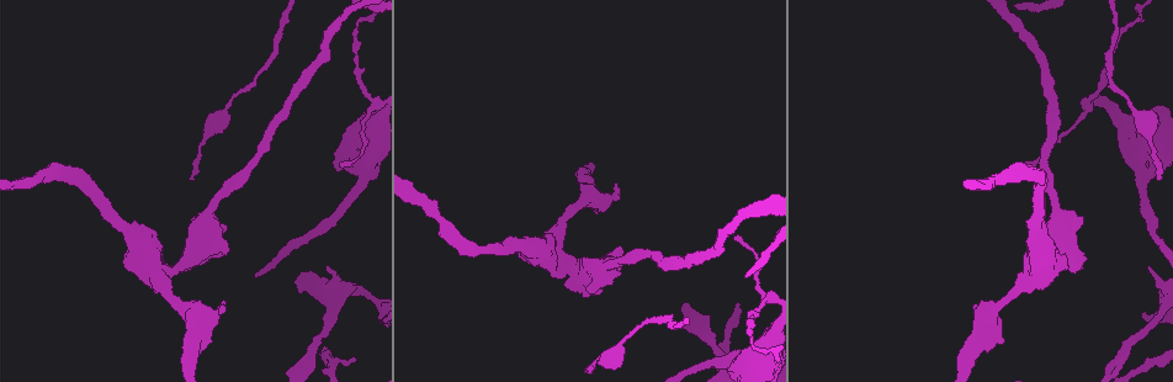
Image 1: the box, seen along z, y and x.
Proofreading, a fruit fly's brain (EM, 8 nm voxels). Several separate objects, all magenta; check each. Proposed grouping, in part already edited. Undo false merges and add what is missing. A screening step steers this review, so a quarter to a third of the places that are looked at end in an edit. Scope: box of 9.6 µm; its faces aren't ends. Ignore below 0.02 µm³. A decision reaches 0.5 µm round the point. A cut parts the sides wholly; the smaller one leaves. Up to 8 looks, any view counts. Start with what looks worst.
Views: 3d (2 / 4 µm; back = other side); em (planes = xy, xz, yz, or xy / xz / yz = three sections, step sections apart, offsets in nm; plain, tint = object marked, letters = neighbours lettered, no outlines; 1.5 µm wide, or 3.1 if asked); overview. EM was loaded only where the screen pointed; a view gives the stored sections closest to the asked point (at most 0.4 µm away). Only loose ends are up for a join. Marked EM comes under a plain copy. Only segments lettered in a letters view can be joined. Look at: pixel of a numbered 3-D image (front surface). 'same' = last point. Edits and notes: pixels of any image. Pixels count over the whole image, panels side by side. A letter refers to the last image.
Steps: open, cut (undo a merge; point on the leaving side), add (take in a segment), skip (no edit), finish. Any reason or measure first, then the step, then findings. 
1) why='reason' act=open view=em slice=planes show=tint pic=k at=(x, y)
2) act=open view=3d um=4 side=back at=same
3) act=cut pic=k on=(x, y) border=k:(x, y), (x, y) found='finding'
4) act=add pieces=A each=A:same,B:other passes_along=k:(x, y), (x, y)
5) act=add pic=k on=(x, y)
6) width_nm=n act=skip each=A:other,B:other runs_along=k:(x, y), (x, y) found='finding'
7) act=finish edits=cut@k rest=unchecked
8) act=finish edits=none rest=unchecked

why='stops while still wide' act=open view=3d um=2 pic=1 at=(203, 345)

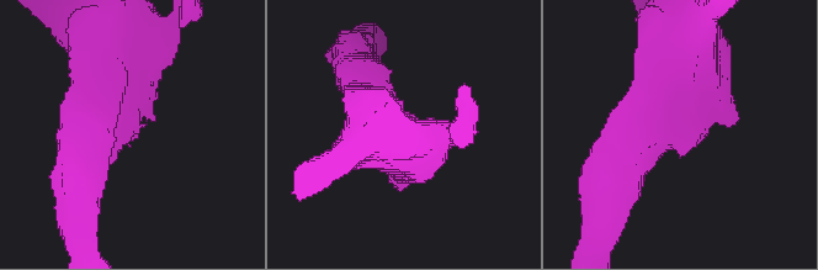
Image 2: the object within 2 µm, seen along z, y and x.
act=open view=em slice=planes show=letters pic=2 at=(703, 136)

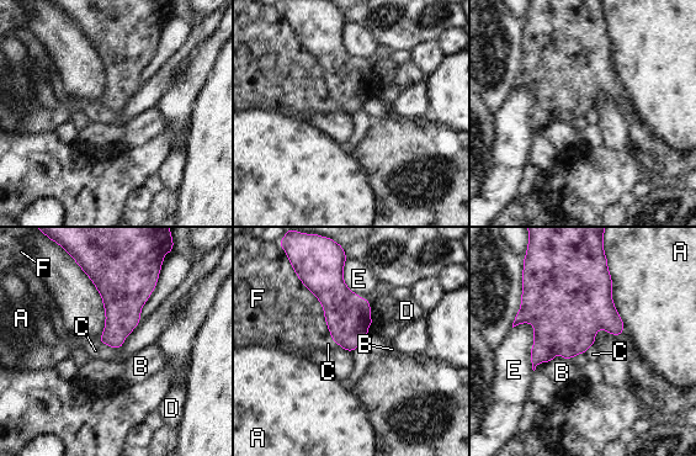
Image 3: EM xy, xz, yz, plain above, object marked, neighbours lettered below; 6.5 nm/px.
longest_contact=F:460nm act=skip each=A:other,B:other,C:other,D:other,E:other,F:other found='none of them fits'

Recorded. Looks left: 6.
why='an open end' act=open view=em slice=planes show=letters pic=1 at=(1150, 266)

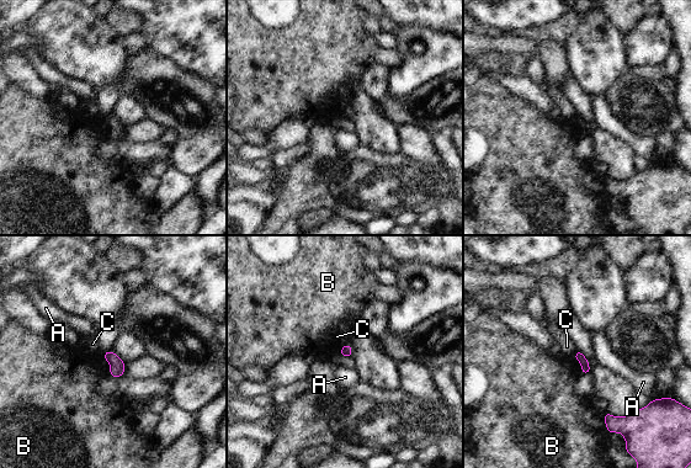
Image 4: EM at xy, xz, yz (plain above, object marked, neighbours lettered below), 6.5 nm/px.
act=skip each=A:other,B:other,C:other border=4:(346, 342), (339, 350) found='no lettered segment goes on from it'

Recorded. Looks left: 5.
why='branch stops here' act=open view=em slice=xz step=8 show=tint pic=1 at=(355, 357)

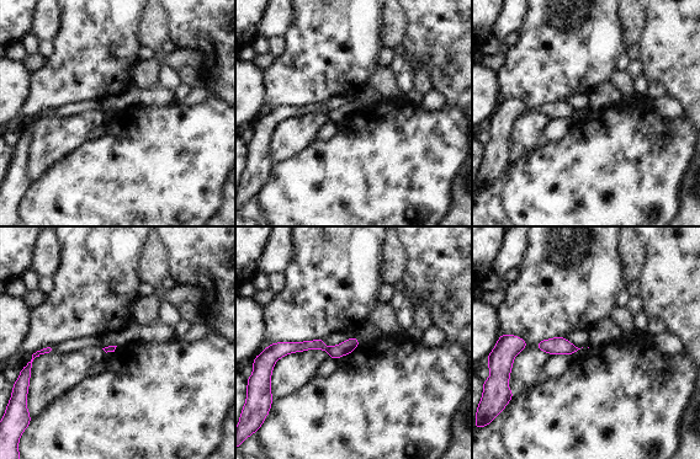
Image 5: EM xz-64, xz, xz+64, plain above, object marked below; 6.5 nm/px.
act=open view=em slice=planes show=letters at=same

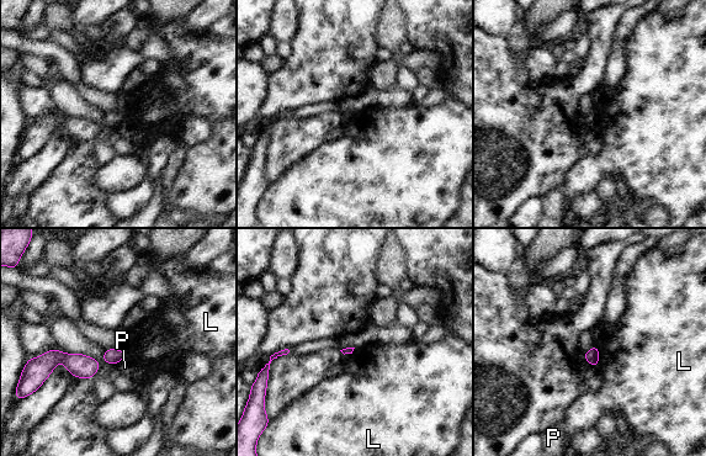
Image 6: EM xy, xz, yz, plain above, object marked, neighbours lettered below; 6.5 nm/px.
act=skip each=L:other,P:other found='no lettered segment goes on from it'

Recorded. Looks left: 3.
act=finish edits=none rest=unchecked

